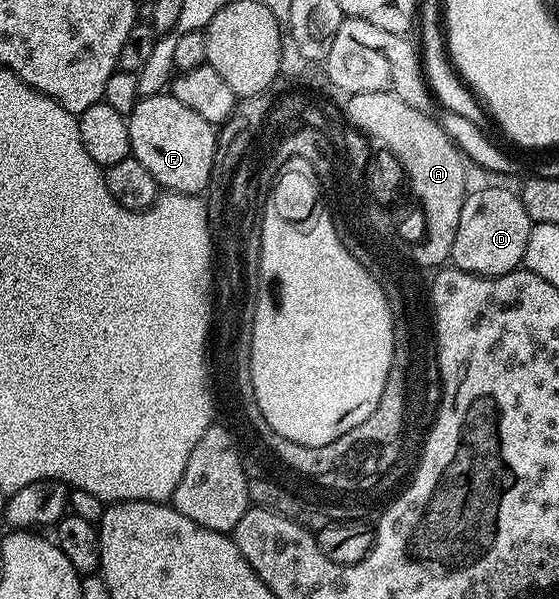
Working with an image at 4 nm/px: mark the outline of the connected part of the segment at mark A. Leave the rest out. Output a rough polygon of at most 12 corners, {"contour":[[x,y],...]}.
{"contour":[[388,92],[345,101],[347,122],[406,162],[426,205],[424,268],[452,252],[467,159],[447,127]]}

